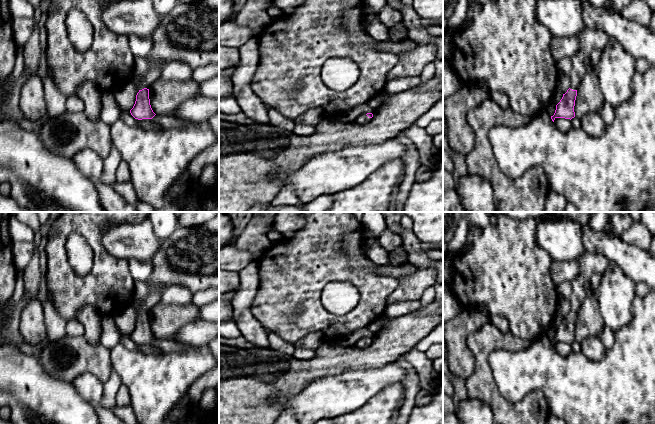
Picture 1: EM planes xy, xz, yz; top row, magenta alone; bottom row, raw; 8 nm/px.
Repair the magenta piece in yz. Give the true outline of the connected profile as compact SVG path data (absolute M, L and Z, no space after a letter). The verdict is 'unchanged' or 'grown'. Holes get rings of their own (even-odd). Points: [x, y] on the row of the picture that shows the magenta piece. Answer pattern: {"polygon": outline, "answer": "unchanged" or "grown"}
{"polygon": "M585 27L578 35L579 50L570 57L572 63L572 70L570 76L570 88L562 99L556 105L556 110L552 121L556 118L572 119L575 117L574 106L577 96L577 88L587 72L585 67L585 60L590 56L591 52L596 49L604 49L608 42L609 37L602 32L594 28Z", "answer": "grown"}

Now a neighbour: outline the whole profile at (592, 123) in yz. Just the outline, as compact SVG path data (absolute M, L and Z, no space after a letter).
M591 112L580 118L581 128L590 136L601 137L605 133L606 123L599 112Z

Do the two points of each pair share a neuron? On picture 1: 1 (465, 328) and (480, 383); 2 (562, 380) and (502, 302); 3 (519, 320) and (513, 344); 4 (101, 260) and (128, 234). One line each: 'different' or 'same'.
1: different
2: different
3: different
4: different

